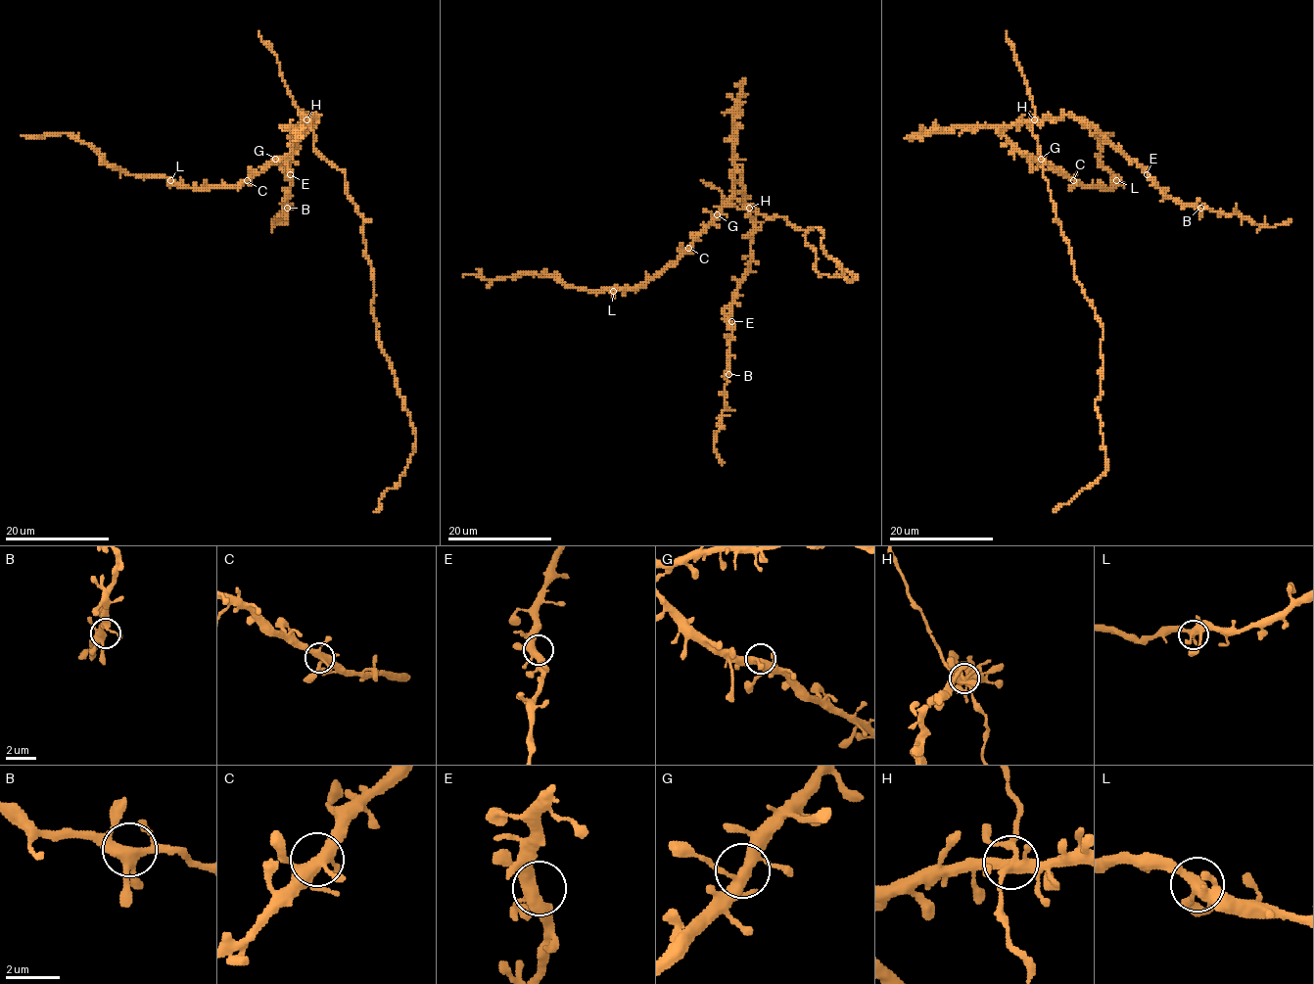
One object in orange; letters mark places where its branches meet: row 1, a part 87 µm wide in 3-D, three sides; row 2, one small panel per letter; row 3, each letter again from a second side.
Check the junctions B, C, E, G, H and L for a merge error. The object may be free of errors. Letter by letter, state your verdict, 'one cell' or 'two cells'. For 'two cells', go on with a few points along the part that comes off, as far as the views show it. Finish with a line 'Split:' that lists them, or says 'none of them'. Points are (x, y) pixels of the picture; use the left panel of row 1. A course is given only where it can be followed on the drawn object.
B: one cell
C: one cell
E: one cell
G: one cell
H: one cell
L: one cell
Split: none of them

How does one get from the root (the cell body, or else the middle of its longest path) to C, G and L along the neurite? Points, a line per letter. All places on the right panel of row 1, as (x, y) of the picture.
C: (1044, 159), (1030, 120), (1016, 121), (1005, 132), (1025, 155), (1045, 159), (1073, 180)
G: (1044, 159), (1030, 120), (1016, 121), (1005, 132), (1025, 155), (1041, 159)
L: (1044, 159), (1030, 120), (1016, 121), (1005, 132), (1025, 155), (1045, 159), (1083, 184), (1111, 188), (1116, 180)

